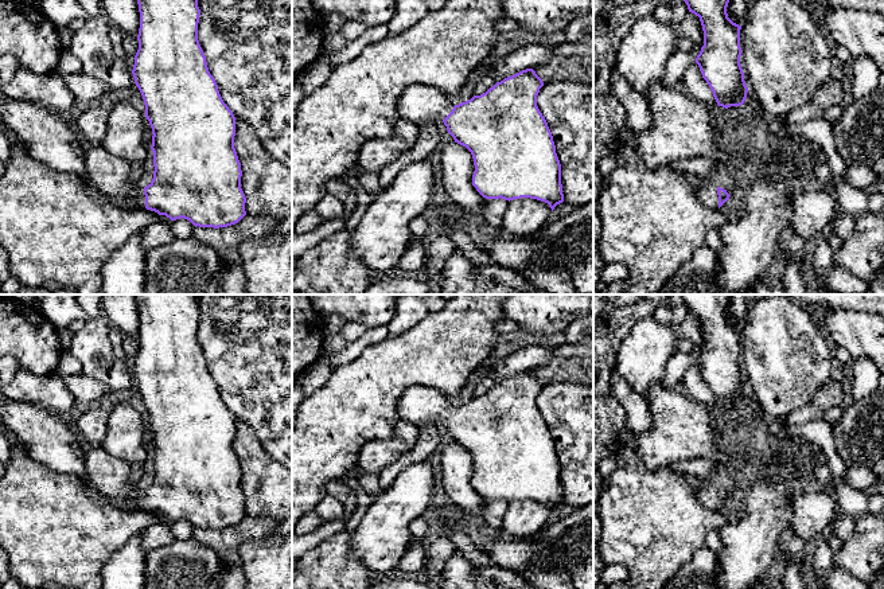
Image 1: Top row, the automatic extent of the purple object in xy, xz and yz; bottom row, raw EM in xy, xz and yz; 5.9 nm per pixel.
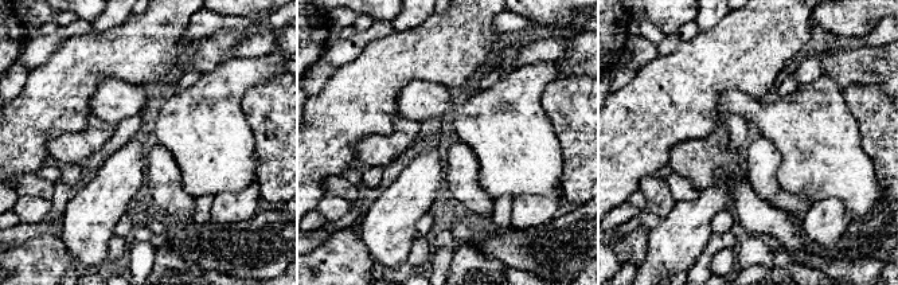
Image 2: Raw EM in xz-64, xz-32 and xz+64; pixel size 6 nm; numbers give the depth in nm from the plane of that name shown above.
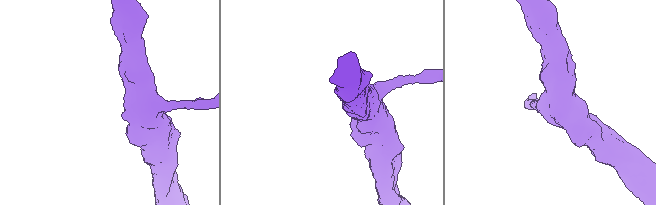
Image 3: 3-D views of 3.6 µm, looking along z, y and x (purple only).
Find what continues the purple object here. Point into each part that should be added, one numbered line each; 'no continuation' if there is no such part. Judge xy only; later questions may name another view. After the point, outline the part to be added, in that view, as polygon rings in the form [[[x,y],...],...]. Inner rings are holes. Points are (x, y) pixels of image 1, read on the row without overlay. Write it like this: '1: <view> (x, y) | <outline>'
1: xy (109, 475) | [[[100,445],[85,450],[83,471],[94,489],[116,504],[131,502],[135,510],[145,510],[144,489],[131,481],[131,468]]]

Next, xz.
1: xz (419, 405) | [[[427,386],[408,387],[397,401],[401,421],[414,425],[443,422],[453,410],[451,398],[436,389]]]

